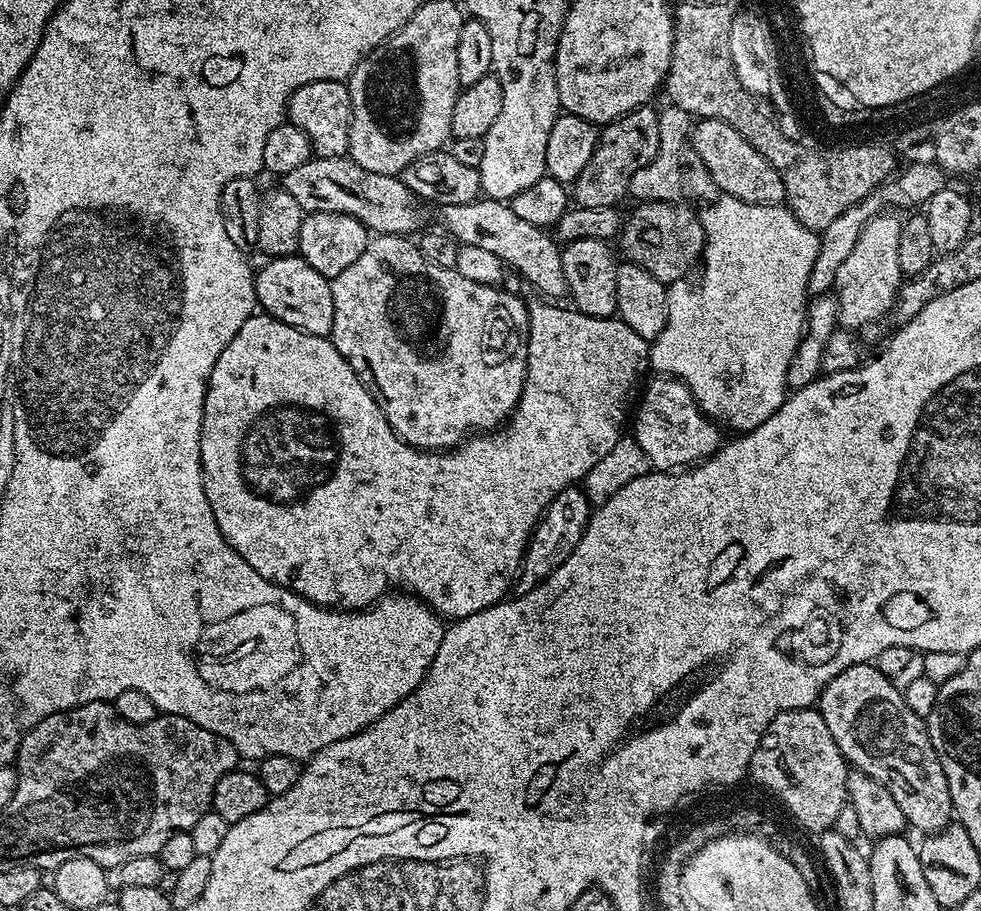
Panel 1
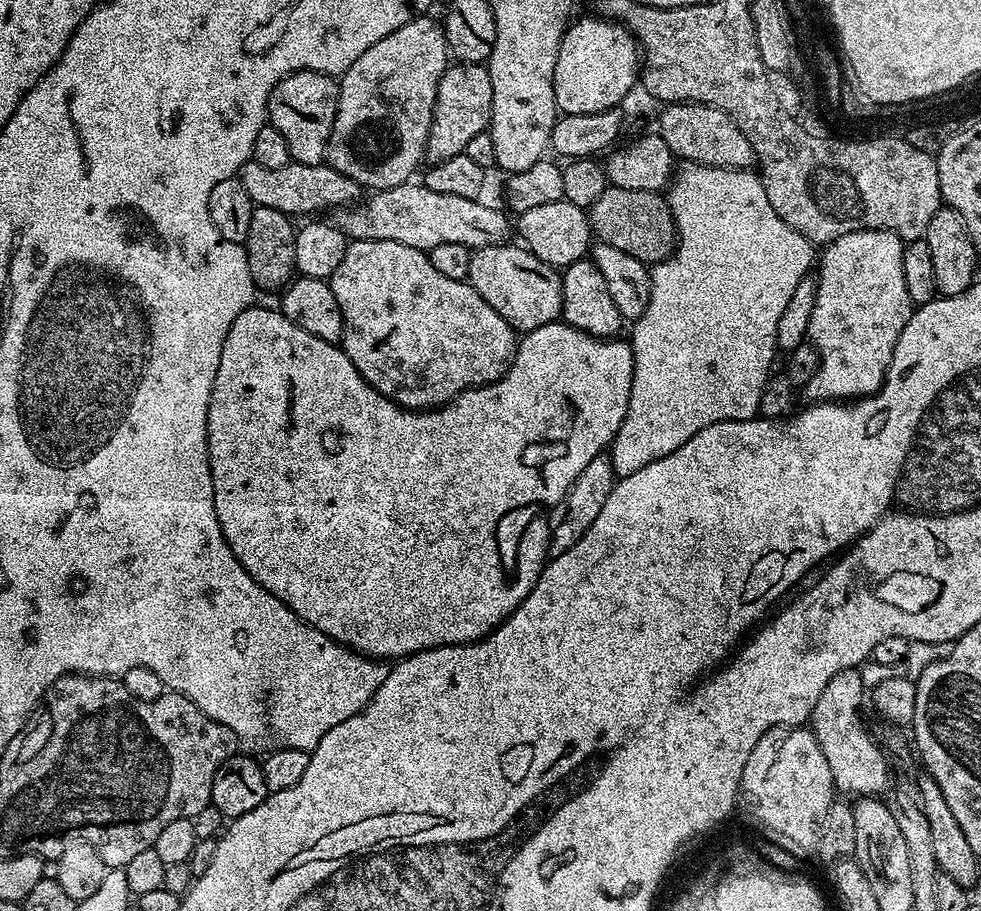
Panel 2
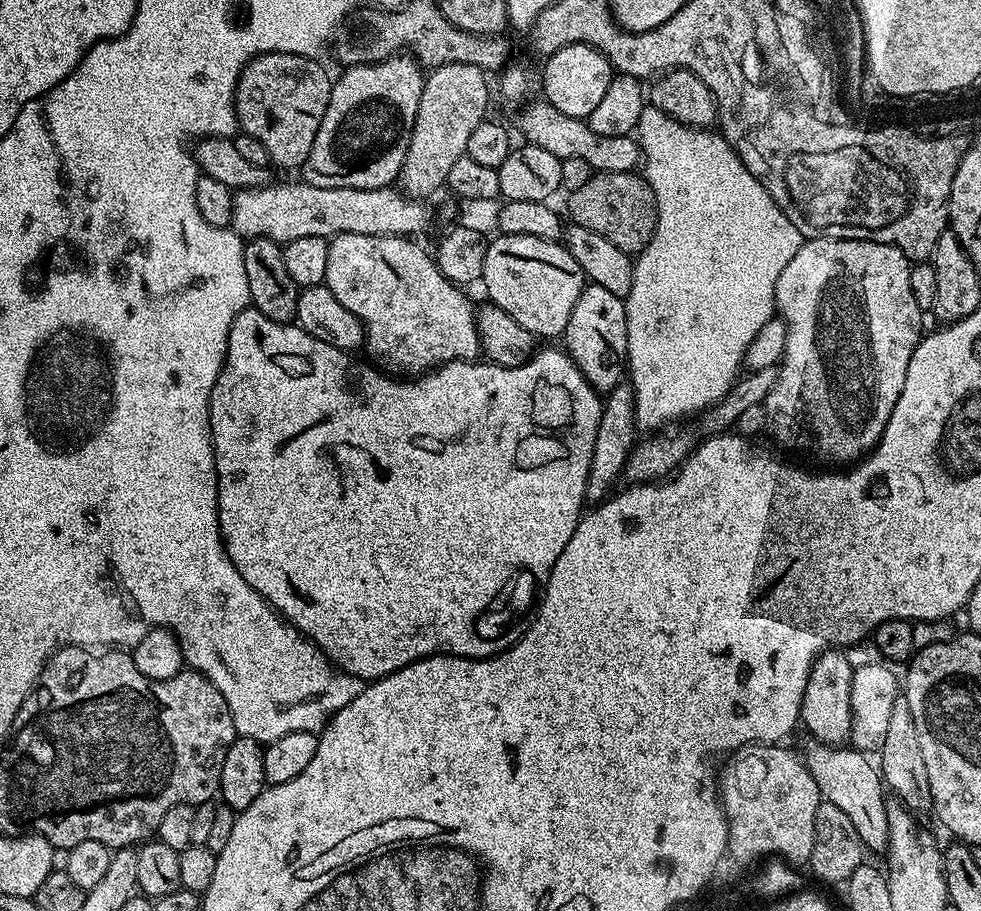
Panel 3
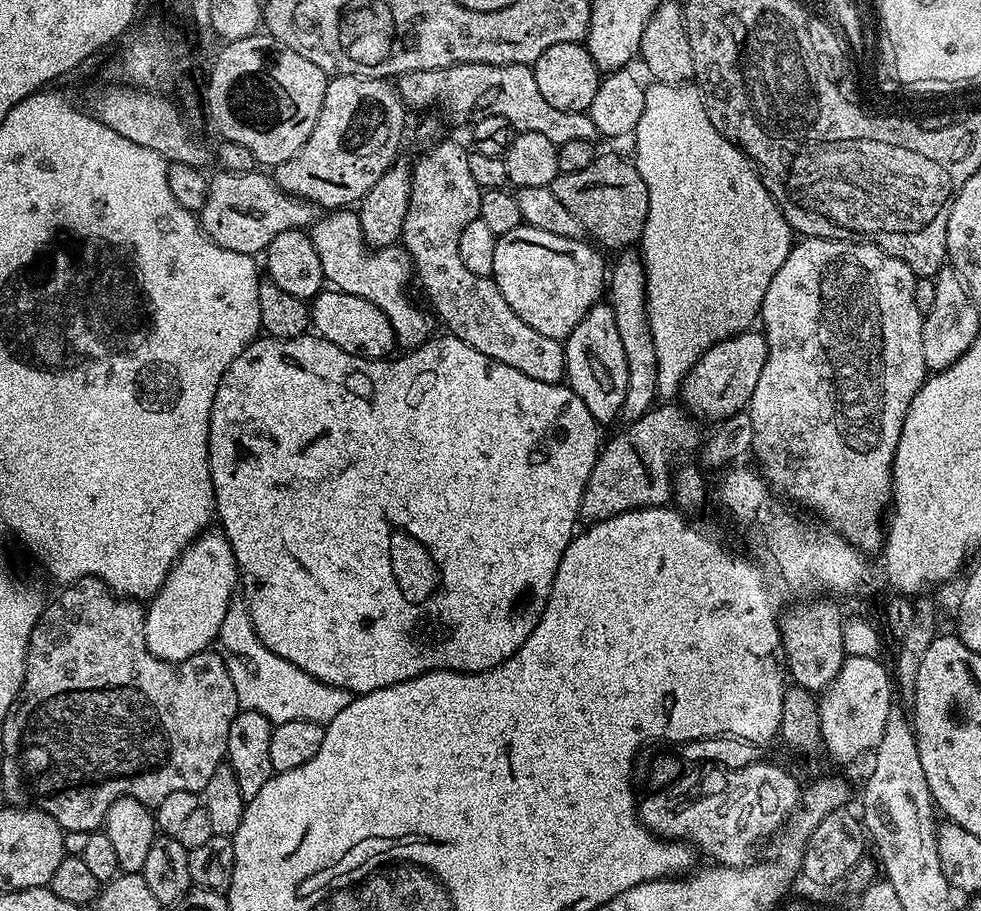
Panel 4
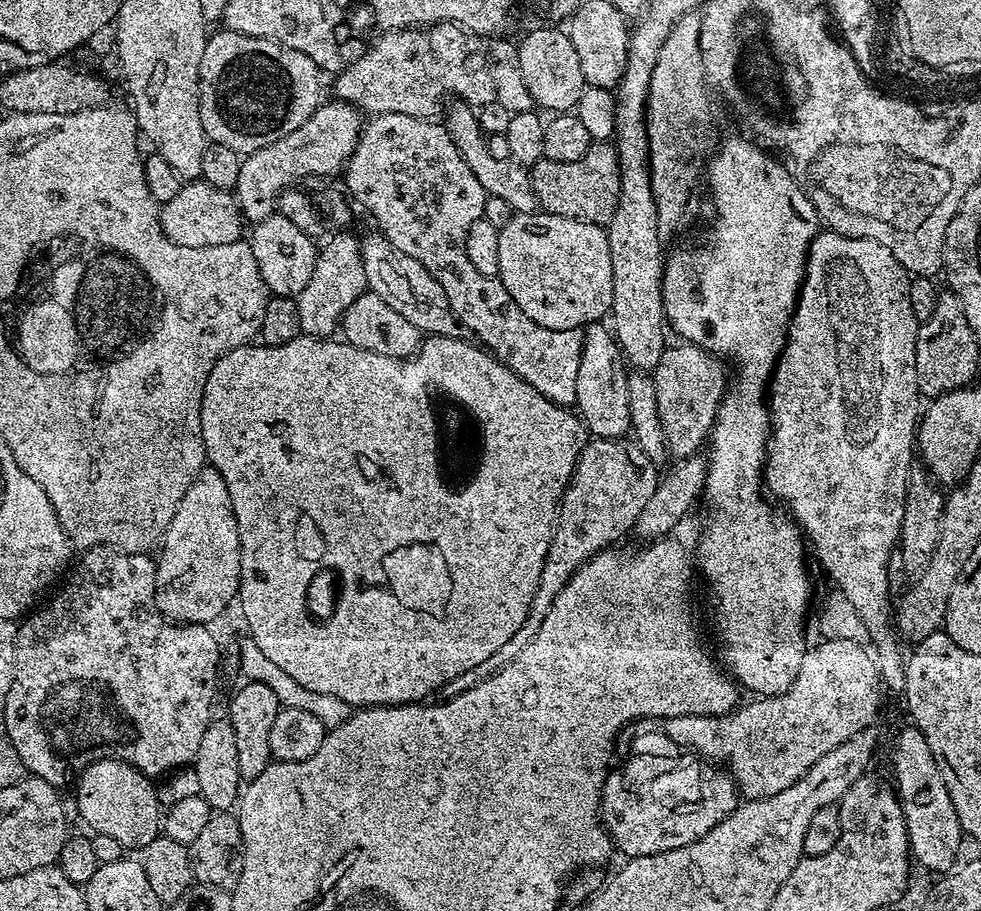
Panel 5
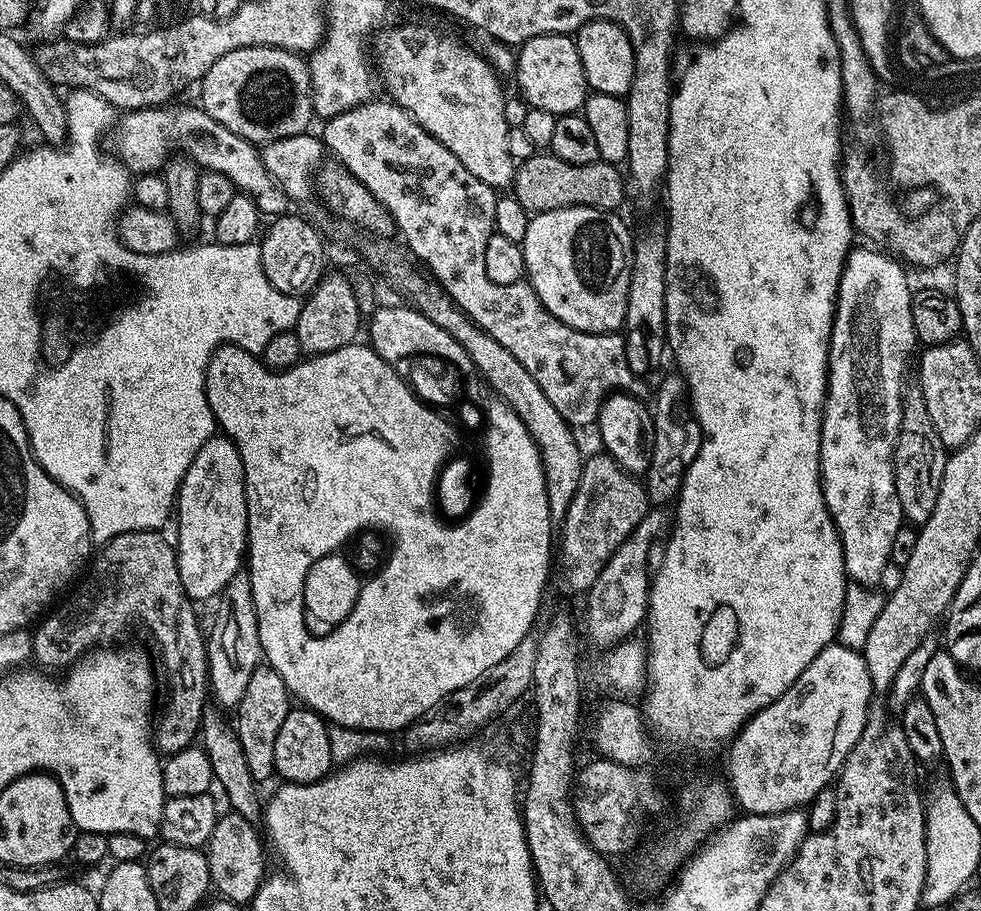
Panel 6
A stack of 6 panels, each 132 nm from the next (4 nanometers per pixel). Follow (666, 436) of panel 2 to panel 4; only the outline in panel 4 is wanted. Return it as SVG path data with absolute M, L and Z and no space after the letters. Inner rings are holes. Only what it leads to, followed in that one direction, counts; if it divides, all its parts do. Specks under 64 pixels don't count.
M688 82L682 84L649 83L644 90L644 109L642 118L638 118L634 139L636 139L634 163L638 174L642 174L642 182L646 182L648 191L648 220L644 223L644 232L638 241L638 251L644 261L646 310L650 322L650 334L654 338L654 354L658 358L656 390L661 397L672 398L679 393L684 376L711 344L737 336L740 332L747 332L757 323L760 307L766 298L766 286L770 286L770 278L774 278L782 262L786 262L794 243L794 233L792 227L786 222L786 218L780 213L776 199L768 193L766 186L758 178L751 159L745 156L735 144L731 144L726 137L718 134L718 130L714 130L714 122L710 122L710 114L706 114L704 109L704 93L699 87Z

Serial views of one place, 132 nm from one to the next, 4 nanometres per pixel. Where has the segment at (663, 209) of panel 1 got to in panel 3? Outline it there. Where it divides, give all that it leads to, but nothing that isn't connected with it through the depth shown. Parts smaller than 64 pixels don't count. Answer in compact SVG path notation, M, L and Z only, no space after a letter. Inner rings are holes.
M598 172L592 175L590 182L586 182L586 186L578 186L578 190L571 192L567 199L568 212L572 215L571 223L586 226L586 230L594 230L594 234L602 234L602 238L614 242L618 250L629 254L639 254L648 245L650 238L654 238L658 210L654 190L648 185L643 175L636 172L623 172L622 174Z

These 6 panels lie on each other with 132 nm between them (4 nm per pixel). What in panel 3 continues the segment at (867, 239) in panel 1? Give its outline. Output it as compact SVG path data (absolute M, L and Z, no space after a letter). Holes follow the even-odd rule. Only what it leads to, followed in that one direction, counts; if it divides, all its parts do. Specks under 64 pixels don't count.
M834 238L805 239L804 244L790 258L786 270L778 276L776 283L776 312L779 319L786 322L786 350L784 359L778 367L780 373L774 388L766 395L763 402L768 419L767 431L784 448L792 452L805 452L816 460L821 460L824 466L848 466L868 455L879 444L886 430L886 422L890 422L890 414L898 402L898 394L902 394L902 386L906 382L906 370L910 366L910 358L920 345L920 316L922 309L914 302L914 294L910 290L910 270L912 264L908 255L898 250L892 244L879 244L869 240L835 240Z

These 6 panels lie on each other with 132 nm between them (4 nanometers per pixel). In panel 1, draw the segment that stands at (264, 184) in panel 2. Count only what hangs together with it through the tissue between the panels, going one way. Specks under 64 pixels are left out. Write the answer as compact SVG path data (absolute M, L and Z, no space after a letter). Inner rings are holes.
M316 156L302 162L302 166L282 177L282 187L294 198L294 202L298 202L298 206L302 206L304 213L350 214L350 218L358 218L358 222L362 222L372 234L408 236L419 233L425 227L425 205L404 185L400 176L373 174L348 156Z

